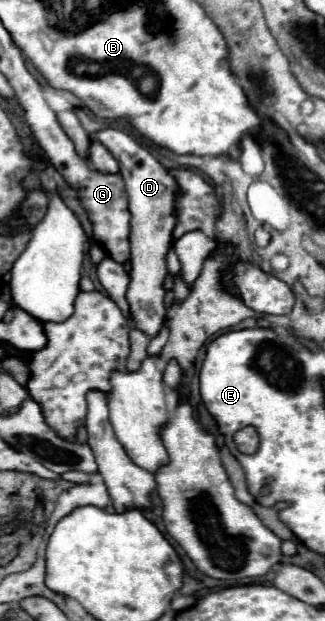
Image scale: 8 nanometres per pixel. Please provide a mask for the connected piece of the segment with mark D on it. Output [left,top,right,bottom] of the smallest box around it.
[96,128,178,336]

